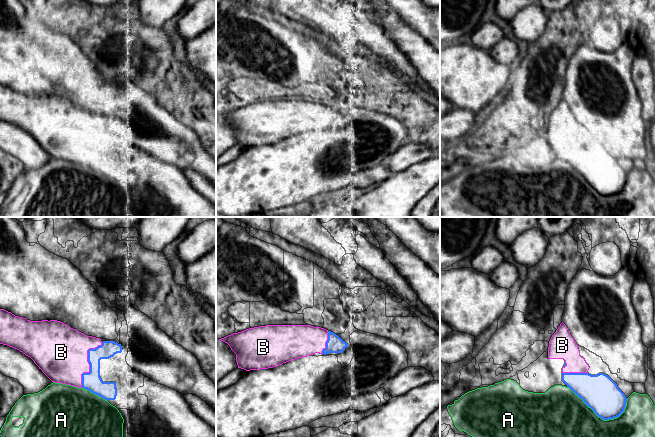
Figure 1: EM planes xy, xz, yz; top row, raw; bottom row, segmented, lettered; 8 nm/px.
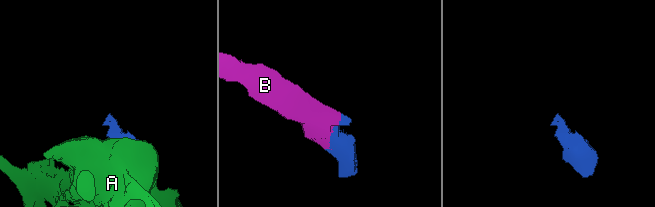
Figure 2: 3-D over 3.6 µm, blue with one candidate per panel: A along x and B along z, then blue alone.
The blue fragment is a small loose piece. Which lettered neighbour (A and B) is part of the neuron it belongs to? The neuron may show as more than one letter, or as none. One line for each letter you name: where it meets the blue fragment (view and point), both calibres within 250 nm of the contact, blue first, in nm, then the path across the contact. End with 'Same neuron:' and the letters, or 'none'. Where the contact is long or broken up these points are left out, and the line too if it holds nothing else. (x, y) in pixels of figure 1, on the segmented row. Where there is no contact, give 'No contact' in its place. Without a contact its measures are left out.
B: Touches blue at xy (89, 363). Thickness 150 nm (blue) against 420 nm
Same neuron: B

